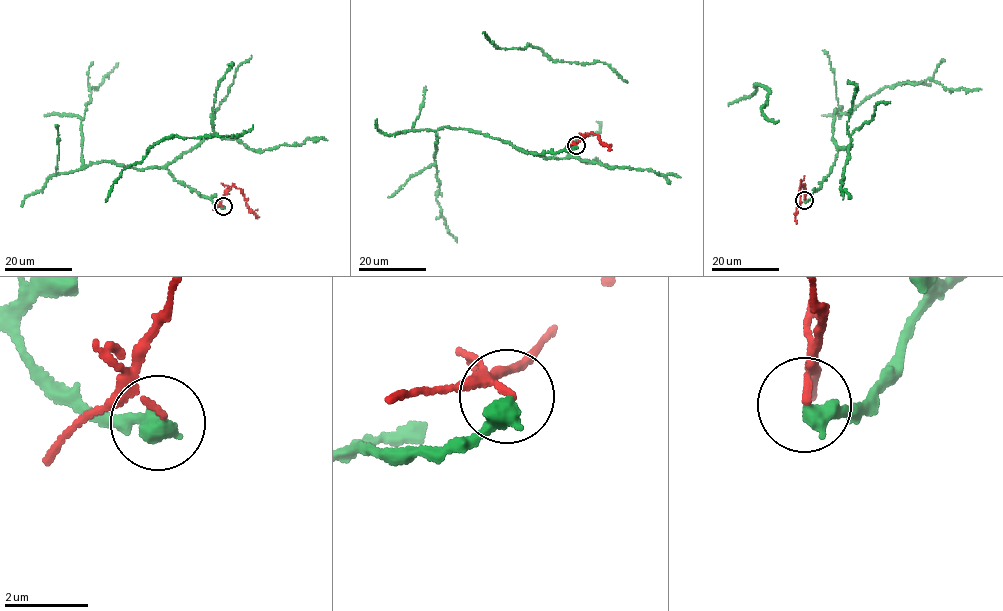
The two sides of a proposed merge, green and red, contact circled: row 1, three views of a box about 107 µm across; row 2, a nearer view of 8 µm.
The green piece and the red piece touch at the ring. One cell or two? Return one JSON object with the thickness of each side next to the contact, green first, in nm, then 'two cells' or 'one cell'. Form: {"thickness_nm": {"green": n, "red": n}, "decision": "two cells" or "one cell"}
{"thickness_nm": {"green": 480, "red": 130}, "decision": "two cells"}

